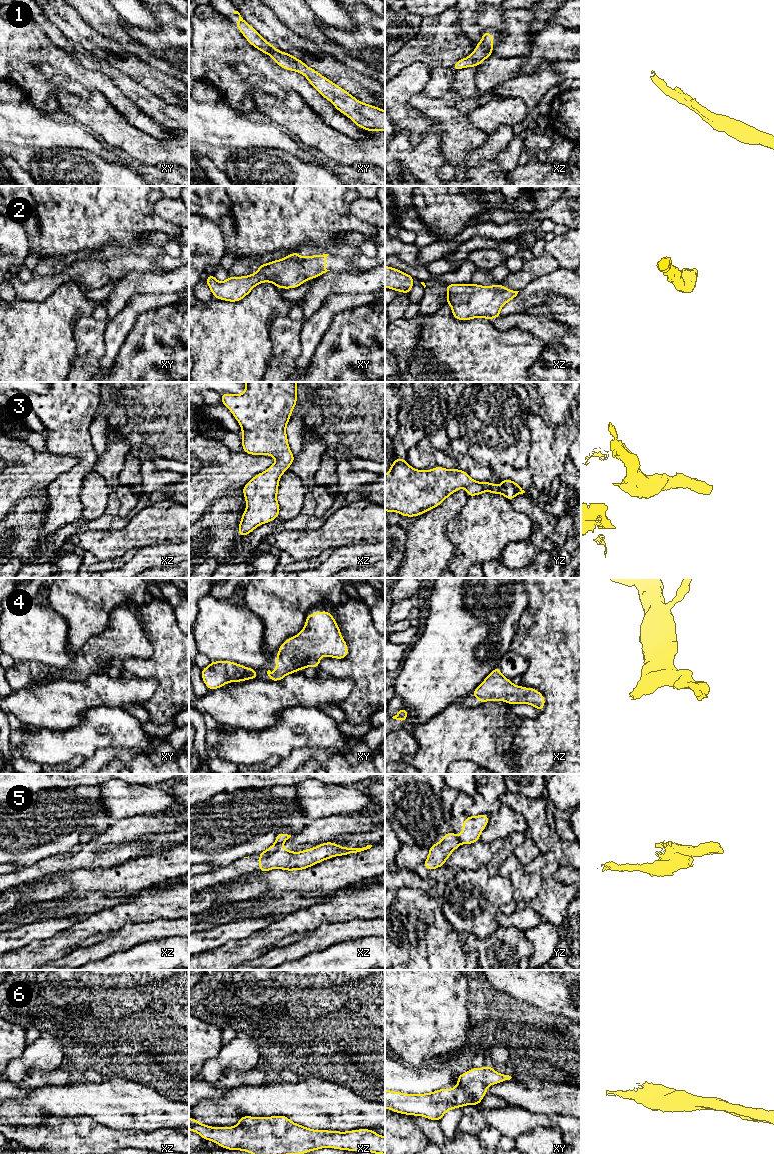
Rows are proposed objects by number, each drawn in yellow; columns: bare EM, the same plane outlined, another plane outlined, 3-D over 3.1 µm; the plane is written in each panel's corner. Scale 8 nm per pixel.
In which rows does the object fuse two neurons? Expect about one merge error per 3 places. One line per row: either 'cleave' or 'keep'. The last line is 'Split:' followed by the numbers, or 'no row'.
1: keep
2: keep
3: keep
4: keep
5: cleave
6: keep
Split: 5

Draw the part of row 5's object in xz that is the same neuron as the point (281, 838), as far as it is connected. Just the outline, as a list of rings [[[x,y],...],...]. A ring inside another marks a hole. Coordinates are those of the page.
[[[278,833],[276,836],[275,843],[272,846],[270,846],[268,849],[266,849],[265,851],[268,853],[274,852],[280,844],[285,843],[290,837],[291,835],[288,835],[286,833]]]

